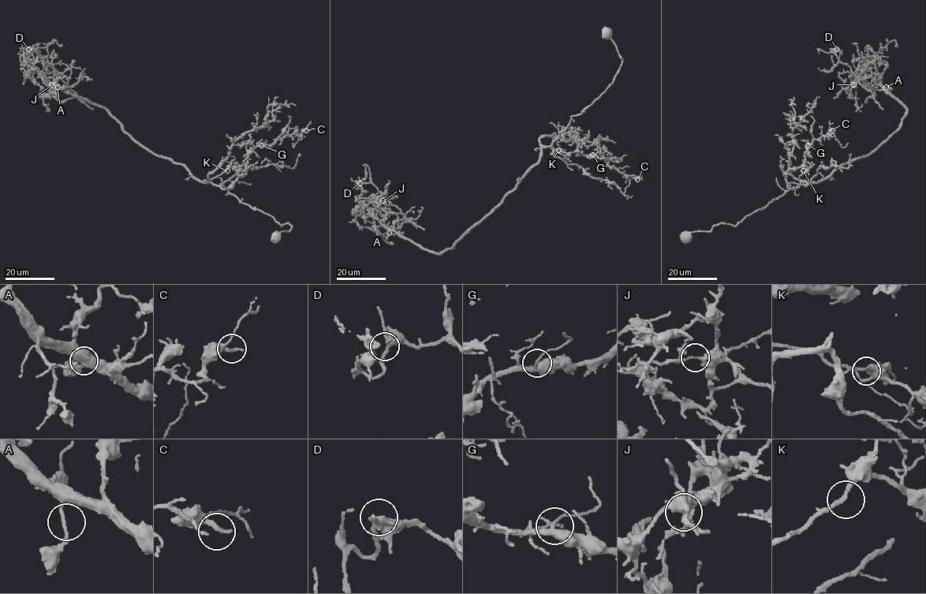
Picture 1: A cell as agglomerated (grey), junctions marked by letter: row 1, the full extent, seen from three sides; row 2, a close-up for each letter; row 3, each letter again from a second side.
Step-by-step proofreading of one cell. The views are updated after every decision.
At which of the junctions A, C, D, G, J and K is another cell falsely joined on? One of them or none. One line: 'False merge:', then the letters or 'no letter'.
False merge: J

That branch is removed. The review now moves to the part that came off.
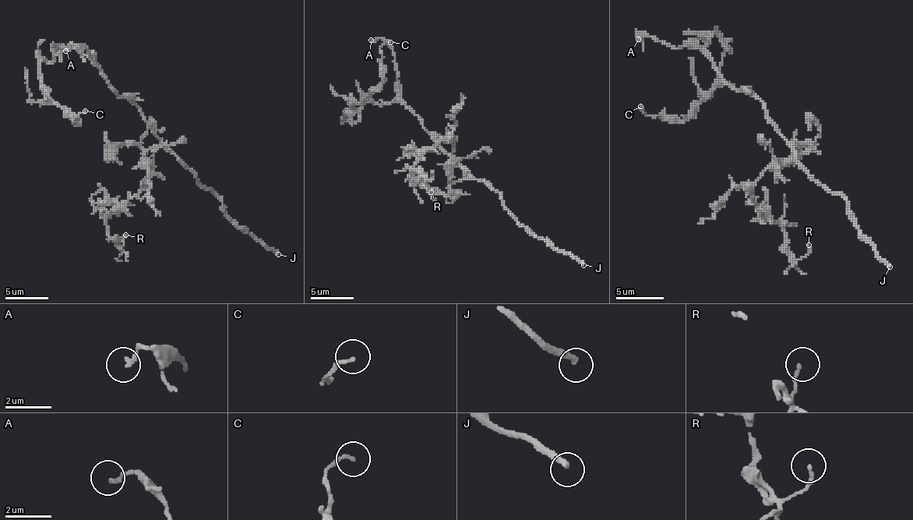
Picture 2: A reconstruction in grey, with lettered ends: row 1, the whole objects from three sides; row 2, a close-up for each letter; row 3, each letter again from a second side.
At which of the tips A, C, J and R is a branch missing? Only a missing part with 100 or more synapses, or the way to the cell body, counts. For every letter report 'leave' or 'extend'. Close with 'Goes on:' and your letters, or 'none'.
A: leave
C: leave
J: extend
R: leave
Goes on: J

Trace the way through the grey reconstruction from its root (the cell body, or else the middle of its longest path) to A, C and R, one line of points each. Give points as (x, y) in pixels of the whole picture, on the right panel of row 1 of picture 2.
A: (739, 91), (698, 48), (671, 48), (636, 32), (638, 39)
C: (739, 91), (705, 48), (713, 34), (731, 51), (722, 53), (720, 82), (686, 118), (648, 115), (640, 106)
R: (739, 91), (756, 97), (796, 149), (763, 173), (751, 199), (782, 228), (784, 247), (796, 260), (809, 245)

